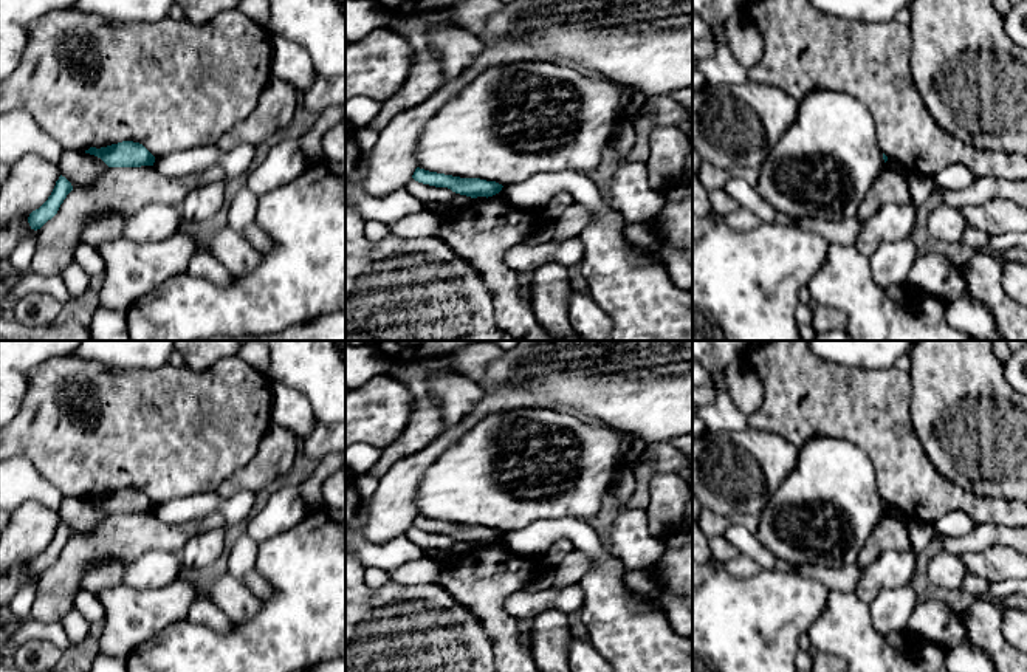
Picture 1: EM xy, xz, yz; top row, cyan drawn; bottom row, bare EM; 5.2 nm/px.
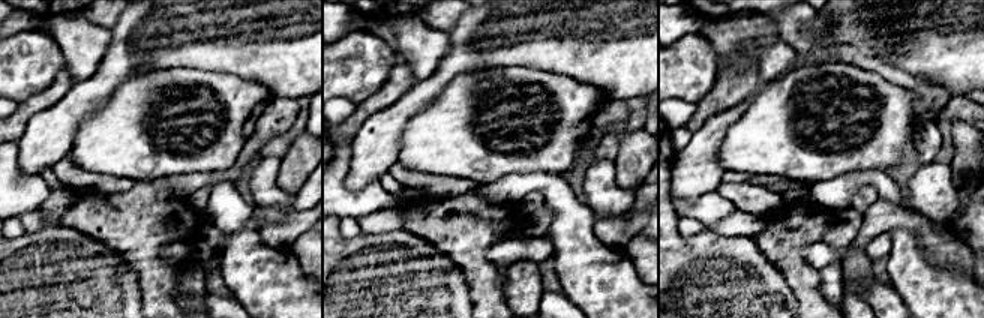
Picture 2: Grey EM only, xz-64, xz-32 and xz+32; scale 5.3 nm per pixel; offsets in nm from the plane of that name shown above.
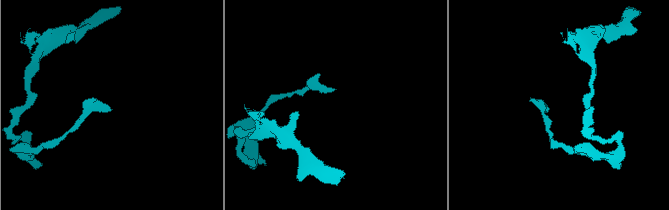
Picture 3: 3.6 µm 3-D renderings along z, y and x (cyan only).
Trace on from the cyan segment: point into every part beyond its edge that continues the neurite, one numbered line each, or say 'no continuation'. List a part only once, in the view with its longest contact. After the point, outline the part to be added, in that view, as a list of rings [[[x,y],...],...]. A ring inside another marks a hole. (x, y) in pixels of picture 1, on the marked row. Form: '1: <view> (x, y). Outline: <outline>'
no continuation

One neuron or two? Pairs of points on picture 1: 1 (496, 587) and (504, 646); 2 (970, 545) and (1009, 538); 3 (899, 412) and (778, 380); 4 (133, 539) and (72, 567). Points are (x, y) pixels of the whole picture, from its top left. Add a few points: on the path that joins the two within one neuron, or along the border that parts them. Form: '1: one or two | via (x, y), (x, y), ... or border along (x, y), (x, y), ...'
1: one | via (496, 601), (496, 621), (504, 632)
2: one | via (979, 538), (999, 538)
3: one | via (869, 408), (814, 398), (807, 392)
4: one | via (118, 539), (109, 539), (87, 552)

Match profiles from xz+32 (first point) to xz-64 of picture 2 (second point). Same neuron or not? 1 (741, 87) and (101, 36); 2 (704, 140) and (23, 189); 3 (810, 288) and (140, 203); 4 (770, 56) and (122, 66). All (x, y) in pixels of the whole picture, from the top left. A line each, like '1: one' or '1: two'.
1: two
2: two
3: one
4: two

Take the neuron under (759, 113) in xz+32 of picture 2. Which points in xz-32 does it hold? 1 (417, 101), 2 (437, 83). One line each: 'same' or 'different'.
1: different
2: different

